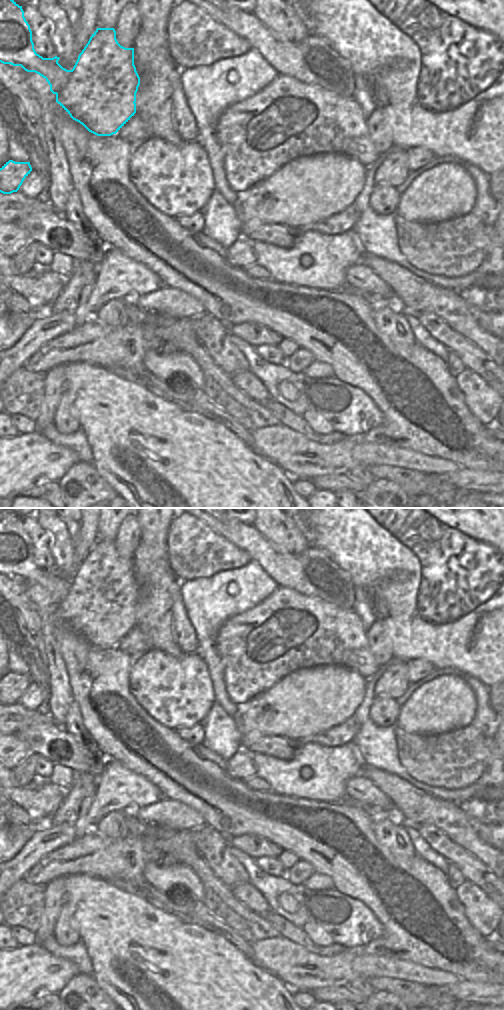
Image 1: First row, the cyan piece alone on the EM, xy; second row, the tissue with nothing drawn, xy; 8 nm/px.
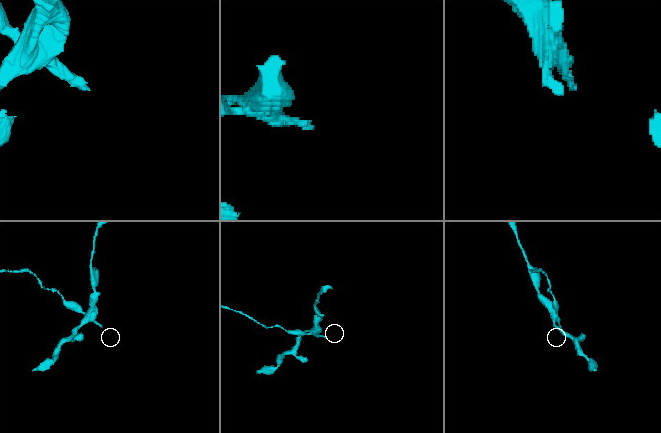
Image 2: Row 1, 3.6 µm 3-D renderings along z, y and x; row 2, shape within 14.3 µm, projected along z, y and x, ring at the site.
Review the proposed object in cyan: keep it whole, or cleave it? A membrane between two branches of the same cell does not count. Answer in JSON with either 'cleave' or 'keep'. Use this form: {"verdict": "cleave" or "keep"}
{"verdict": "cleave"}

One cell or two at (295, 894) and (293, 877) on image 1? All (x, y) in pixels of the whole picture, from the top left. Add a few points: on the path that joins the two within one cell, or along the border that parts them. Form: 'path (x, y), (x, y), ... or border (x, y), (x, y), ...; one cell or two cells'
border (285, 876), (291, 883), (302, 885); two cells

